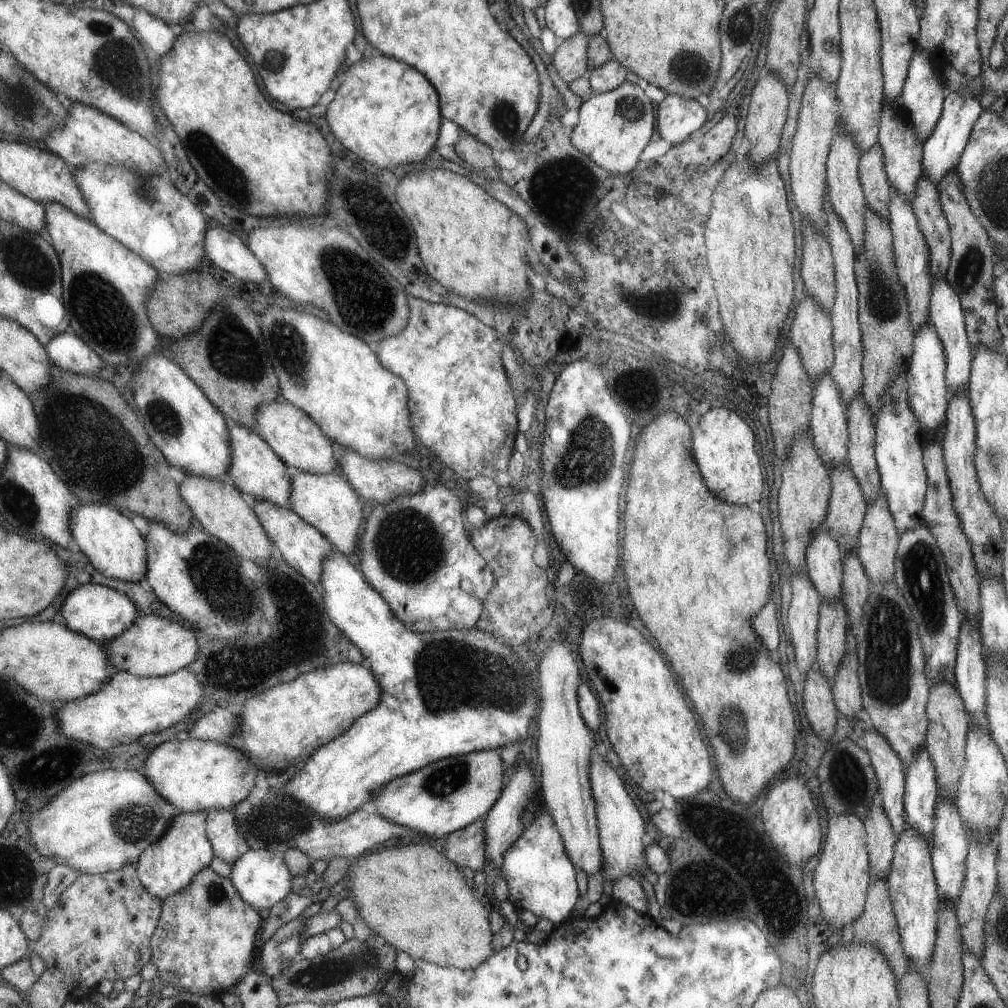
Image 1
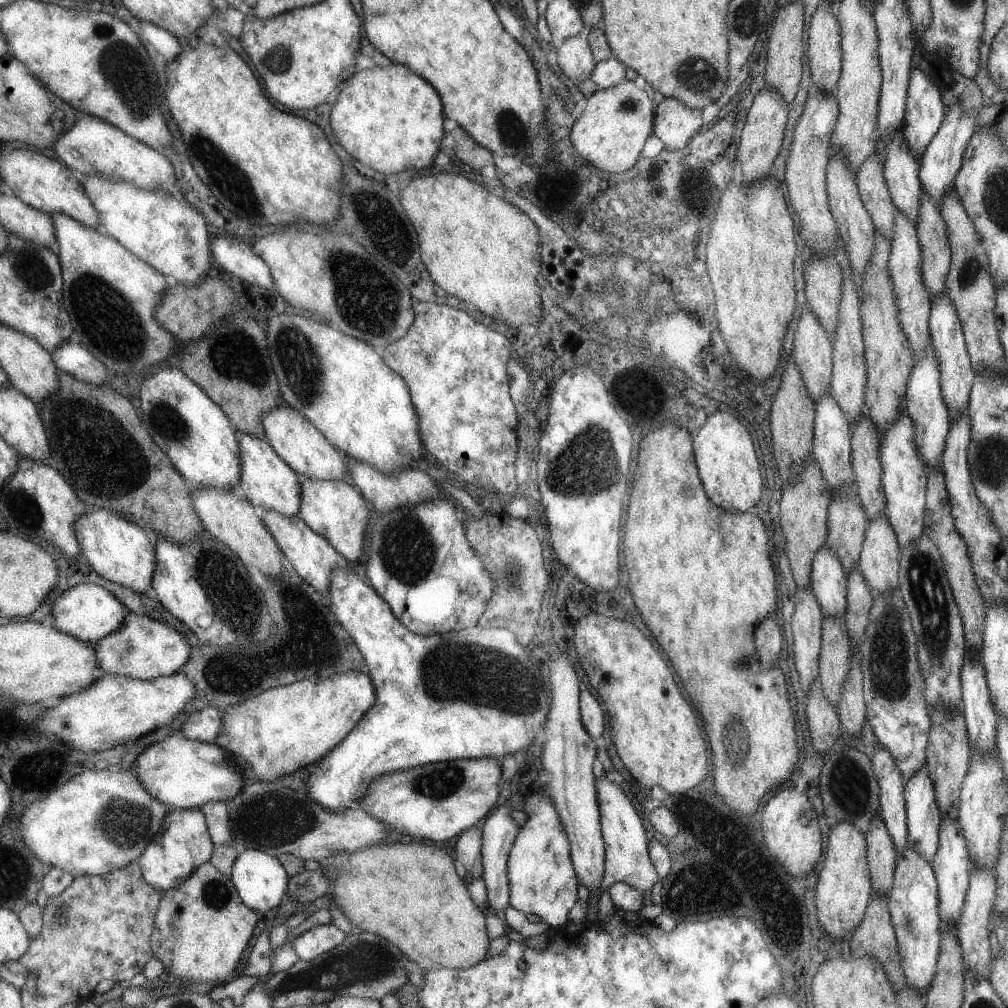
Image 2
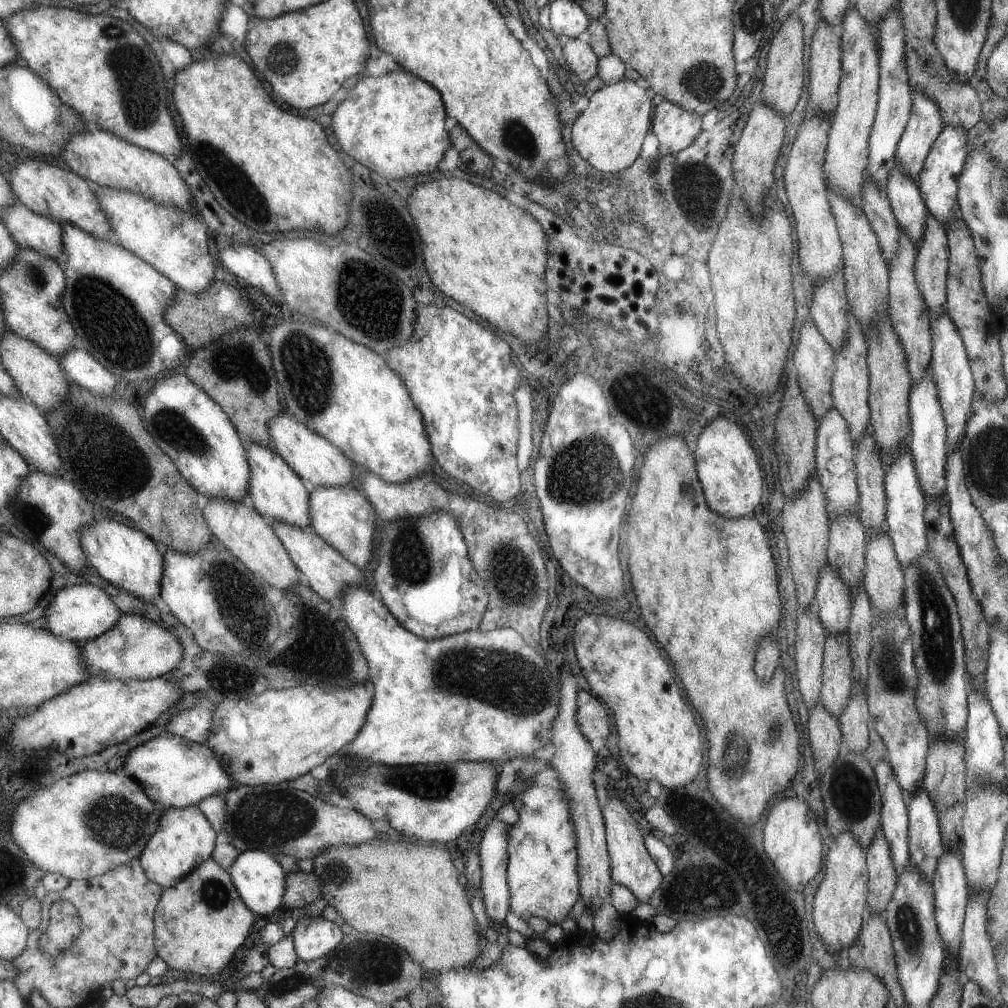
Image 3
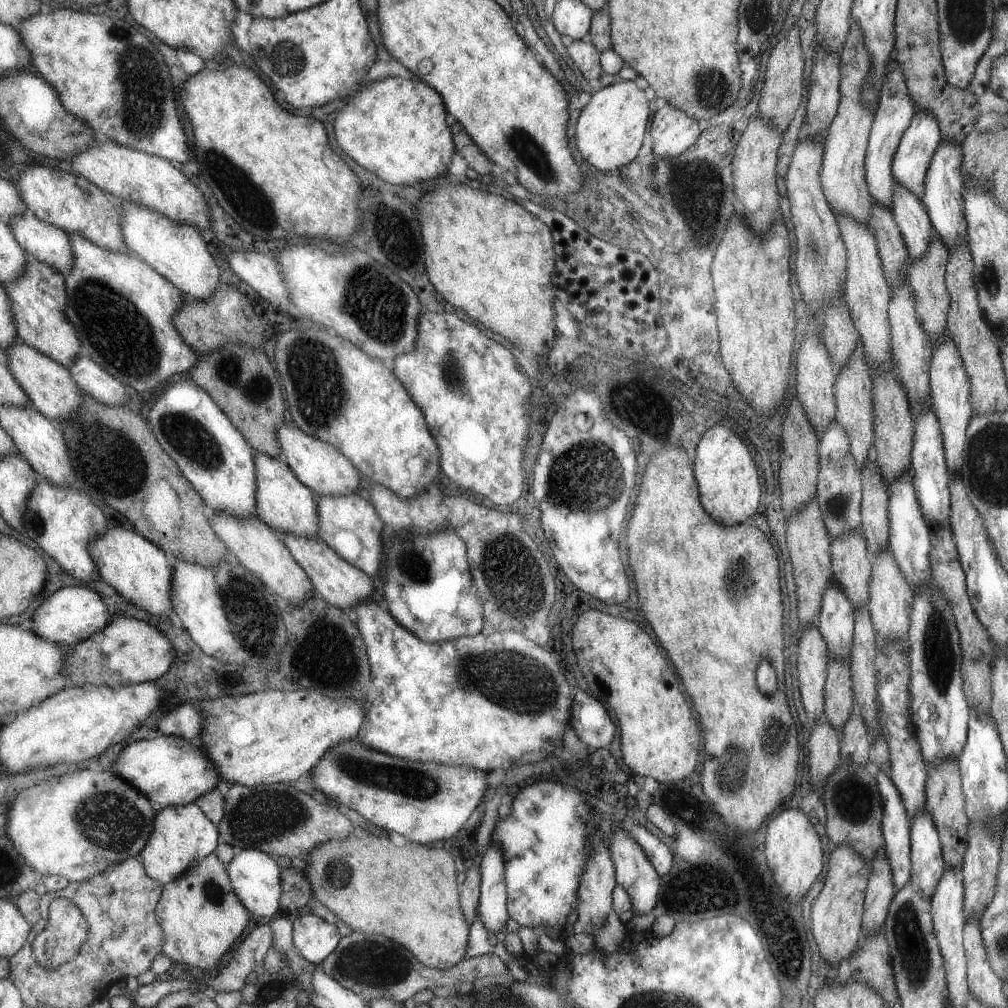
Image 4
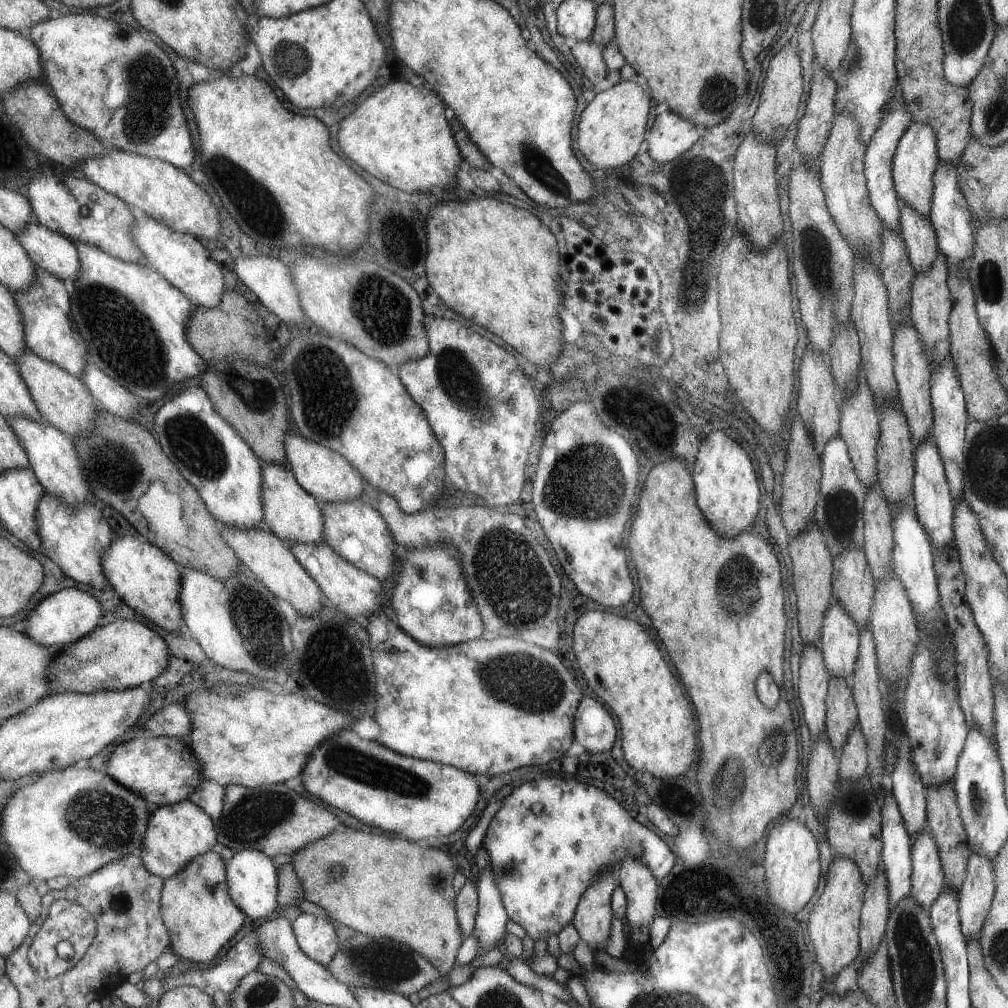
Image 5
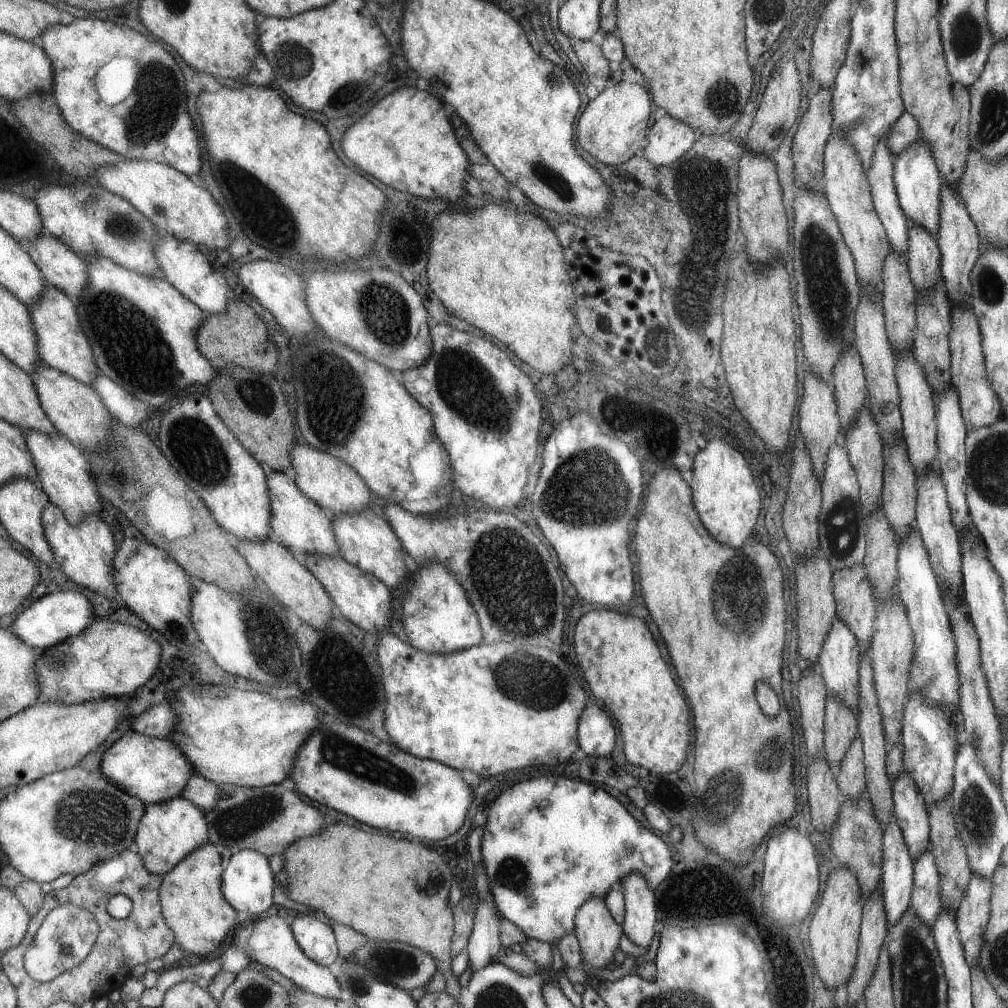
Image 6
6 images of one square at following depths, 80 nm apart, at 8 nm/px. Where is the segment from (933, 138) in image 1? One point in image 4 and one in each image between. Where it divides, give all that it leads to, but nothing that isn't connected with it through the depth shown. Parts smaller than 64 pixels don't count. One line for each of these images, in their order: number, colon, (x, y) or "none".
2: (939, 162)
3: (943, 164)
4: (942, 200)

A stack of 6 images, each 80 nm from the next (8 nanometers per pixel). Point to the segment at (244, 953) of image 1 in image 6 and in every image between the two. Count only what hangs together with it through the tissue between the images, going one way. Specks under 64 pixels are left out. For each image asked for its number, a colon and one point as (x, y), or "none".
2: (203, 926)
3: (201, 922)
4: (202, 916)
5: (202, 916)
6: (193, 903)

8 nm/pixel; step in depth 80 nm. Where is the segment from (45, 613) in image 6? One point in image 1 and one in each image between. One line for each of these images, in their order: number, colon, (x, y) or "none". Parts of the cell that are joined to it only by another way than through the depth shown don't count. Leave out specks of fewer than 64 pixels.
1: (102, 613)
2: (89, 612)
3: (82, 612)
4: (70, 615)
5: (61, 618)

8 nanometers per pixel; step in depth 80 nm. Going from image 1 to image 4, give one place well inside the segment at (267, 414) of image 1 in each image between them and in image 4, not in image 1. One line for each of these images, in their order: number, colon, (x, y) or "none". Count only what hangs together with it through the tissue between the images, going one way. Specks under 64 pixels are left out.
2: (296, 438)
3: (316, 460)
4: (322, 468)

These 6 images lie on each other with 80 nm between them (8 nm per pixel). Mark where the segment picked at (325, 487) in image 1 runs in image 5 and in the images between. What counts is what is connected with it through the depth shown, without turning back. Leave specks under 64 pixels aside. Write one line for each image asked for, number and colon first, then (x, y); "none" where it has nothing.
2: (334, 509)
3: (340, 517)
4: (349, 524)
5: (354, 530)

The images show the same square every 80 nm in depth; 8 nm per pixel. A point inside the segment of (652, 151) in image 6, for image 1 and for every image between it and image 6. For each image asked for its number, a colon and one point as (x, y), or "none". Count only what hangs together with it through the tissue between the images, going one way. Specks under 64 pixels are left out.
1: (676, 117)
2: (675, 124)
3: (675, 128)
4: (672, 131)
5: (670, 136)

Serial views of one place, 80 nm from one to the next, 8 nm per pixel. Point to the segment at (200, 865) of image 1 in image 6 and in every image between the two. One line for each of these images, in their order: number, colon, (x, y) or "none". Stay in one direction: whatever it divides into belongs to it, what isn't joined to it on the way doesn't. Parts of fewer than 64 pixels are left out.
2: (185, 843)
3: (186, 838)
4: (183, 835)
5: (178, 833)
6: (169, 831)

